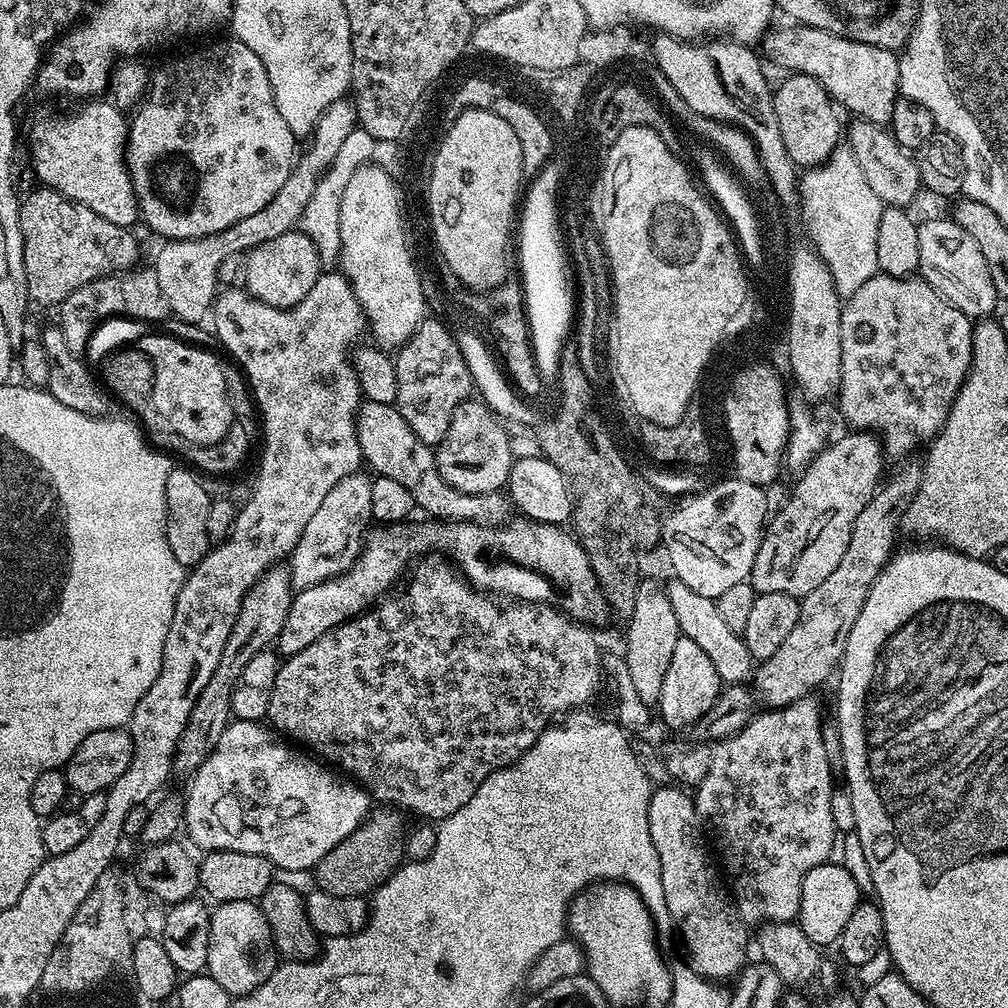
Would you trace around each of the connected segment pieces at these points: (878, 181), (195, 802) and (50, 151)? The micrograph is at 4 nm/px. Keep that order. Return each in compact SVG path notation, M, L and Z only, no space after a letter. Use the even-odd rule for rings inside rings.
M863 118L854 121L846 128L846 142L855 156L856 165L862 170L872 191L889 207L908 207L914 197L922 188L920 167L915 159L893 138L891 131L884 126L879 126Z
M252 718L233 719L222 738L218 738L218 746L214 746L206 762L202 762L199 770L187 781L183 831L188 831L189 838L204 852L234 850L242 854L258 854L277 869L285 868L288 872L315 869L322 857L330 854L338 842L350 838L350 834L354 834L370 815L369 793L351 779L340 781L331 771L335 772L307 751L281 738L267 723Z
M92 98L81 104L84 105L68 117L44 116L33 122L28 132L28 144L32 147L32 164L36 167L36 176L43 187L61 192L68 200L94 210L94 214L106 218L106 222L114 222L114 226L131 229L132 223L140 216L140 207L126 163L129 121L125 113L107 99Z

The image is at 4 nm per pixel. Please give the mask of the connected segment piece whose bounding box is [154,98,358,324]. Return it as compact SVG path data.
M343 98L335 100L333 104L325 110L315 128L311 132L310 142L312 145L308 149L299 153L298 159L292 169L290 178L286 178L286 182L282 186L282 190L278 190L278 194L274 194L274 198L266 206L262 206L262 210L258 210L258 214L250 214L250 218L242 218L242 222L236 222L230 225L226 230L222 230L213 236L203 236L197 240L170 240L161 243L160 253L156 256L154 267L156 277L158 278L158 287L162 290L162 294L166 298L166 302L170 302L170 310L175 319L185 320L188 324L196 324L199 320L209 319L210 313L214 308L214 301L218 295L218 266L227 256L235 256L243 253L245 250L251 250L262 246L262 242L270 242L274 238L278 238L282 234L293 231L299 225L302 218L302 210L306 210L306 204L310 201L310 196L314 194L315 187L318 186L320 179L332 164L338 150L341 149L342 142L346 136L358 128L356 123L356 107L351 99Z

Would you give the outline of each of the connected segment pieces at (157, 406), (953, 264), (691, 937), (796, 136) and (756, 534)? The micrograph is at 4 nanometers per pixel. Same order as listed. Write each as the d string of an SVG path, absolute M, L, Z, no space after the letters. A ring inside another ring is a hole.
M144 334L139 337L138 347L145 352L152 364L150 377L150 395L152 407L157 417L165 420L171 431L180 435L181 441L189 444L217 444L226 433L232 429L232 400L228 397L228 380L224 377L224 368L208 352L200 348L191 348L172 336L150 336Z
M953 220L922 221L918 224L918 272L942 298L973 318L988 318L998 305L996 287L990 278L990 266L978 250L978 242Z
M665 785L653 791L647 818L651 841L662 866L666 904L676 922L678 934L684 940L685 953L692 968L713 982L726 982L724 980L738 976L745 967L749 929L736 909L717 865L710 862L712 854L695 799L681 787Z
M801 72L787 75L774 90L774 114L778 114L778 130L782 130L786 154L790 154L797 169L807 170L824 163L841 143L841 113L828 91L813 76Z
M739 478L731 479L695 495L689 508L672 517L667 528L670 535L665 538L666 560L672 563L672 568L676 571L673 572L675 579L686 582L690 590L695 590L711 600L716 600L728 587L743 584L751 577L754 558L758 558L758 546L762 542L766 521L770 516L768 500L764 497L765 489L761 485L751 484Z

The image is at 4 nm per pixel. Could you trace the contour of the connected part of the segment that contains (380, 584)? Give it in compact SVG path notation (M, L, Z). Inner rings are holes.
M431 518L421 521L421 524L405 522L373 527L350 570L318 586L297 591L292 598L290 614L286 614L286 626L280 631L279 655L287 658L298 654L331 628L368 611L400 575L405 575L413 561L429 554L443 554L473 588L485 594L501 592L508 596L504 598L529 604L555 601L564 615L589 626L602 619L604 612L606 616L604 593L596 582L588 551L567 527L527 518L512 518L497 525L454 524Z

